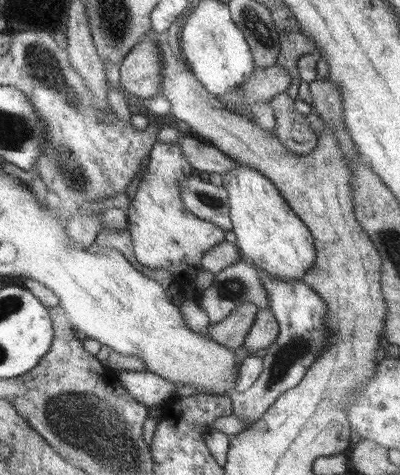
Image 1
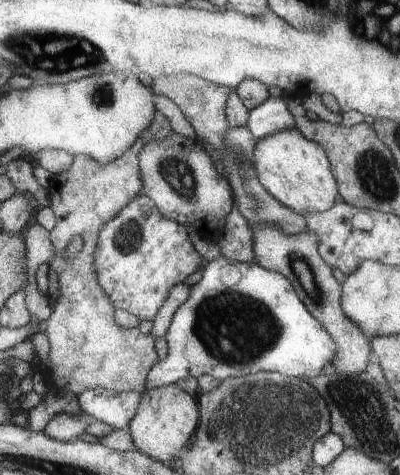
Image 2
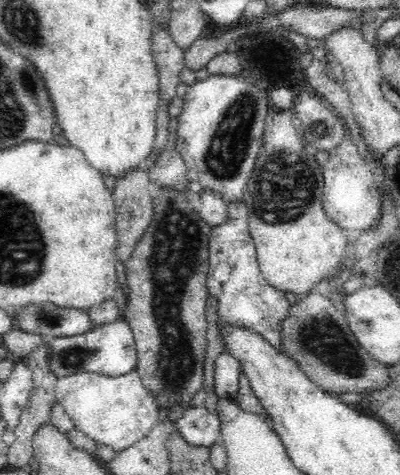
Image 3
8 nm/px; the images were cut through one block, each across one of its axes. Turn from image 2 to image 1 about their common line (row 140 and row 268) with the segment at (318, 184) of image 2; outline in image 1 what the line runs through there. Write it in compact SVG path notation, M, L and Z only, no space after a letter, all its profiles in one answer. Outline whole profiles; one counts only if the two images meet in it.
M235 164L221 184L229 194L229 218L233 222L233 234L237 238L239 254L251 266L275 276L277 280L301 280L315 266L315 246L309 228L287 206L279 190L267 182L255 170Z

